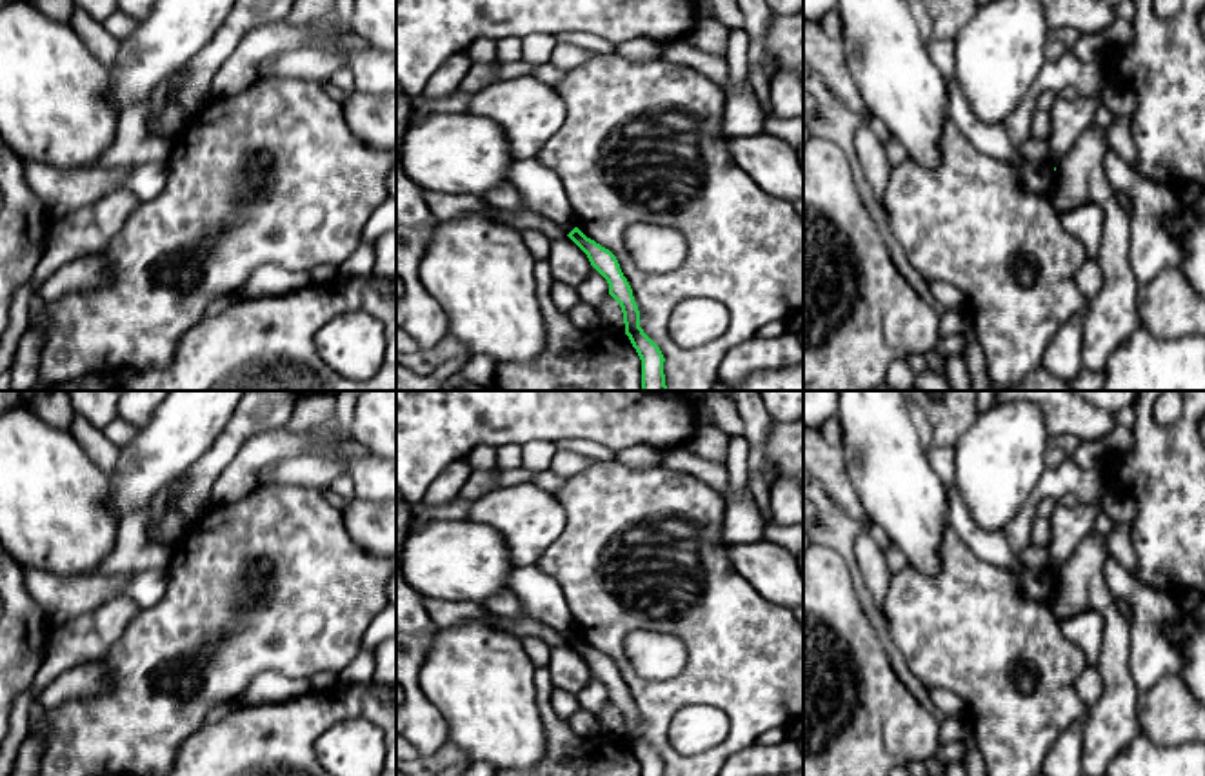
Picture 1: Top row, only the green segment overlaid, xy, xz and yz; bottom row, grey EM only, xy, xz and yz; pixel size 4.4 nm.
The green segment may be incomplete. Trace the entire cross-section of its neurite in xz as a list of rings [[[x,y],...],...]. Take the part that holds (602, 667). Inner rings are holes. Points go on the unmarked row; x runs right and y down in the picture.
[[[578,634],[567,642],[589,665],[591,672],[607,687],[609,701],[620,711],[623,720],[625,741],[636,756],[642,776],[663,776],[663,761],[660,754],[640,734],[640,718],[632,703],[632,696],[623,683],[616,663],[587,645]]]

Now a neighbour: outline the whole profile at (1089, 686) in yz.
[[[1098,665],[1085,667],[1076,681],[1076,692],[1087,707],[1092,707],[1100,700],[1103,692],[1103,680],[1100,676]]]

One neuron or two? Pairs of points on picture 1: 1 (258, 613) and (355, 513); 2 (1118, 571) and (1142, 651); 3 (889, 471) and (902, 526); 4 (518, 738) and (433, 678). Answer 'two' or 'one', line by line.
1: two
2: one
3: one
4: one

